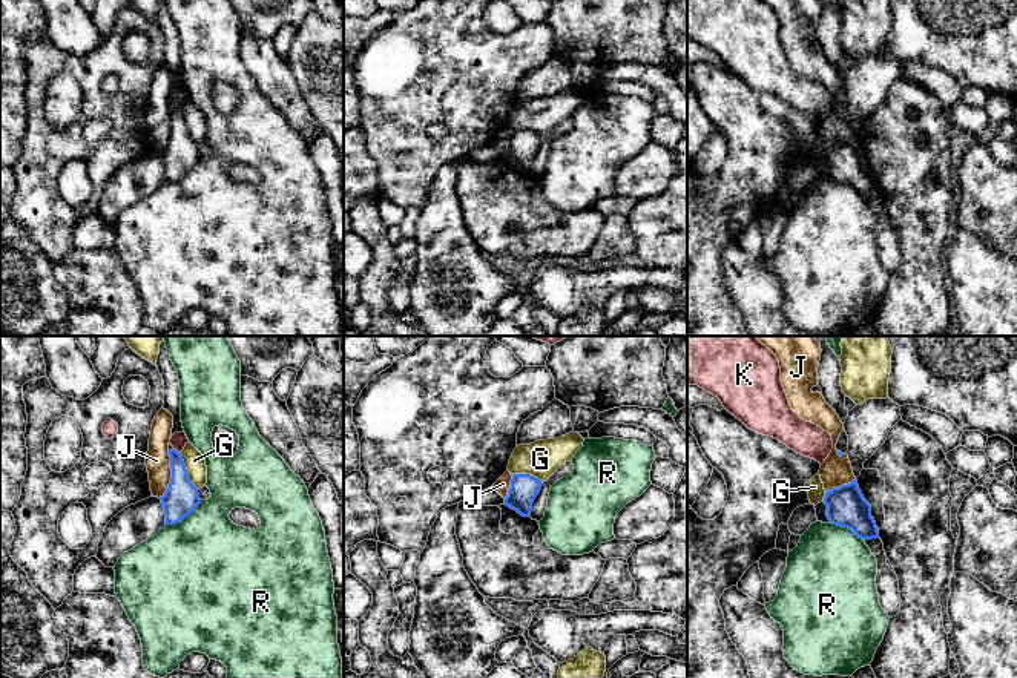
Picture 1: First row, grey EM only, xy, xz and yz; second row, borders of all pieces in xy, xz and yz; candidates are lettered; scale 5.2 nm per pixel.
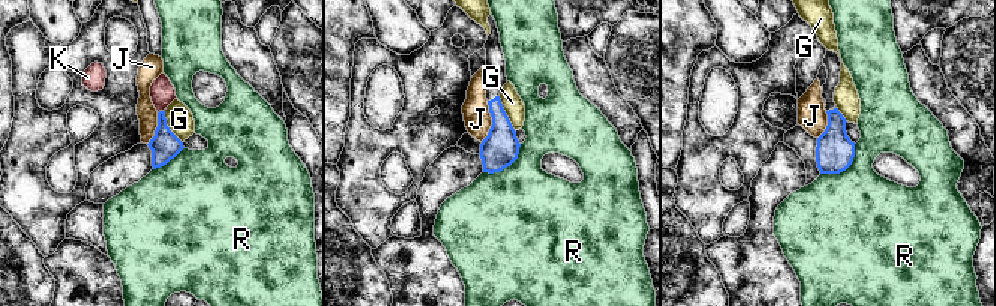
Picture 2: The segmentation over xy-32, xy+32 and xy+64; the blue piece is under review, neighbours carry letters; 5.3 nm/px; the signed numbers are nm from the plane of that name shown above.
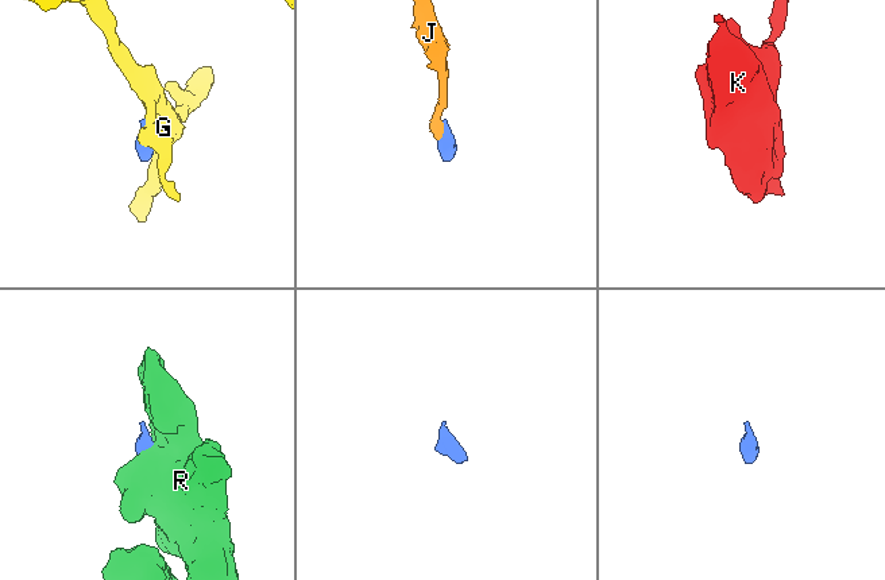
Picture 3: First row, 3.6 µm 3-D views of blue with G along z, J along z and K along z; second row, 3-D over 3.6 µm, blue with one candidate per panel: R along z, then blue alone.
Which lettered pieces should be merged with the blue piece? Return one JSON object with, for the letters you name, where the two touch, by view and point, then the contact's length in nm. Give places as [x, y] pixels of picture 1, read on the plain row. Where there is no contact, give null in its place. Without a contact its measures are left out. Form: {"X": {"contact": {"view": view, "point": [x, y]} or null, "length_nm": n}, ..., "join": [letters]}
{"join": []}

